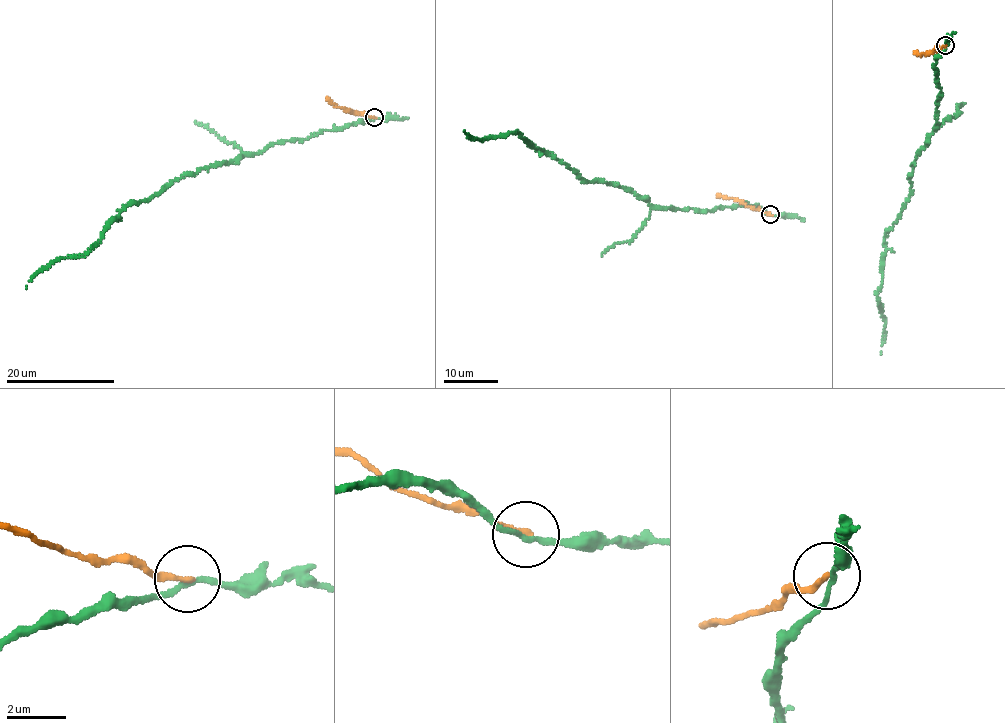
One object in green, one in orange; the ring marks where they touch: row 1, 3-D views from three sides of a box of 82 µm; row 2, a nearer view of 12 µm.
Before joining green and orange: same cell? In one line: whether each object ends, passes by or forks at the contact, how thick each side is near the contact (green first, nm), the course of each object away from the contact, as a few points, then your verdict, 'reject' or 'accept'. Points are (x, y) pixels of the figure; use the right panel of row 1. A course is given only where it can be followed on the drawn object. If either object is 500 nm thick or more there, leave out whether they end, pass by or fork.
green passes by; orange ends there; 180 nm thick on the green side, 190 nm on the other; green runs (945, 45), (934, 64), (937, 122), (915, 157), (909, 198), (885, 238), (876, 295), (884, 322), (881, 353); orange runs (945, 45), (922, 56), (914, 52); reject

